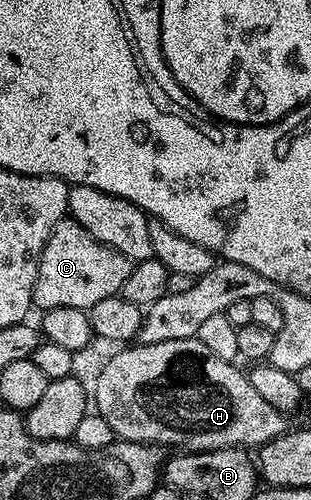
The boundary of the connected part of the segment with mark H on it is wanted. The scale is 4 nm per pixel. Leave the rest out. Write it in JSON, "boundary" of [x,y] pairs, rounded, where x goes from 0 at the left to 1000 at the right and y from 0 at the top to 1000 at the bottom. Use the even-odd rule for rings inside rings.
{"boundary":[[[572,668],[556,676],[527,676],[514,684],[489,684],[486,688],[434,686],[428,692],[392,692],[376,698],[379,704],[328,738],[315,744],[315,762],[305,764],[302,776],[296,768],[296,800],[315,806],[309,816],[312,830],[334,836],[334,844],[347,844],[347,852],[360,852],[370,874],[383,882],[415,884],[424,888],[492,888],[498,892],[531,892],[547,900],[595,900],[601,906],[617,904],[678,904],[698,896],[762,896],[768,892],[839,892],[859,888],[865,880],[884,880],[891,872],[923,862],[923,834],[910,826],[891,824],[875,812],[862,812],[862,804],[849,804],[849,796],[836,796],[836,788],[823,788],[823,780],[810,780],[810,764],[801,750],[788,742],[775,744],[762,734],[762,726],[723,720],[720,716],[695,716],[695,708],[682,708],[682,700],[669,700],[669,692],[656,692],[656,684],[643,684],[621,670]]]}

